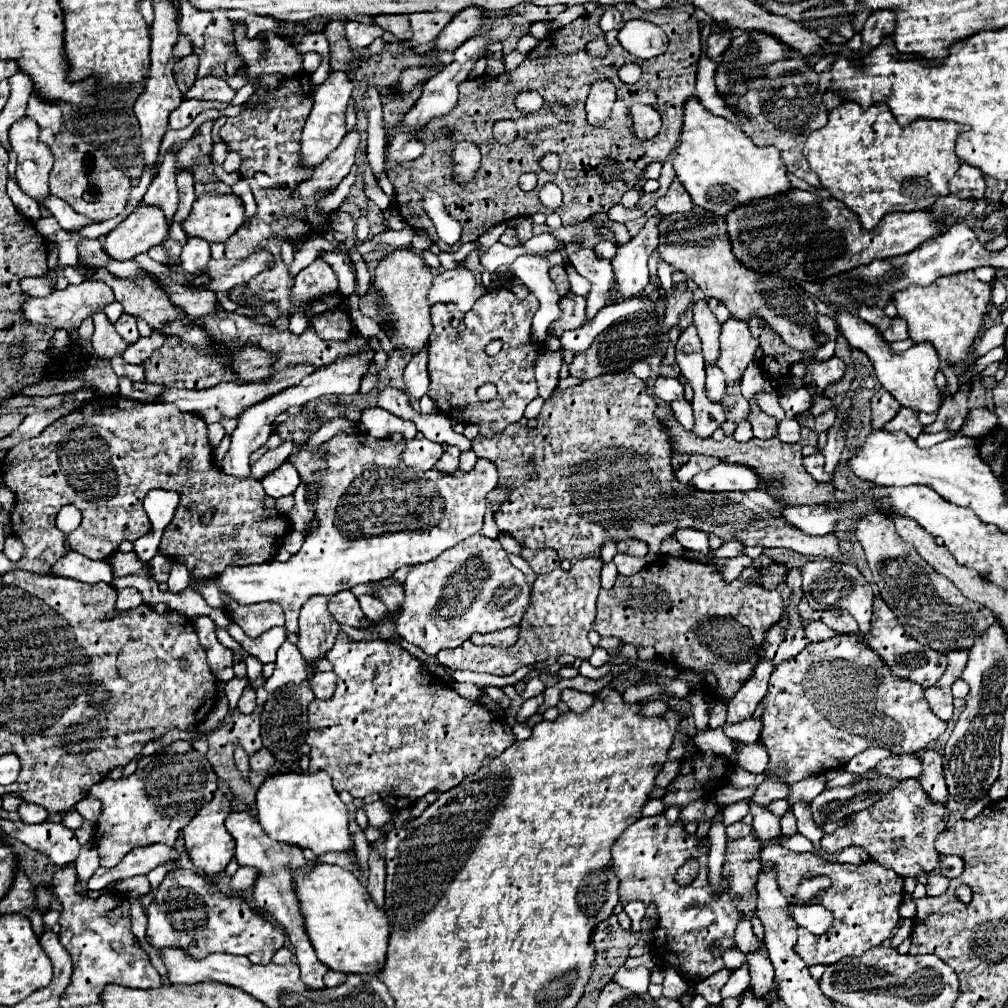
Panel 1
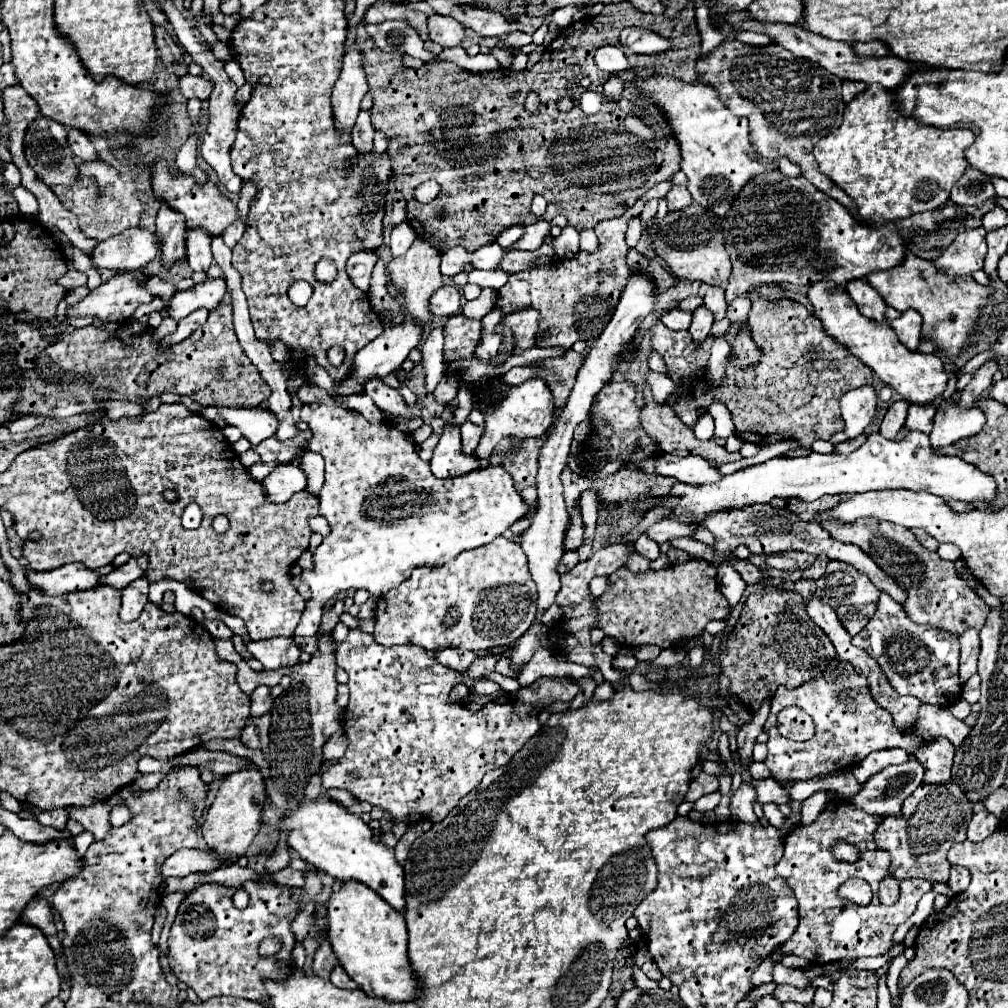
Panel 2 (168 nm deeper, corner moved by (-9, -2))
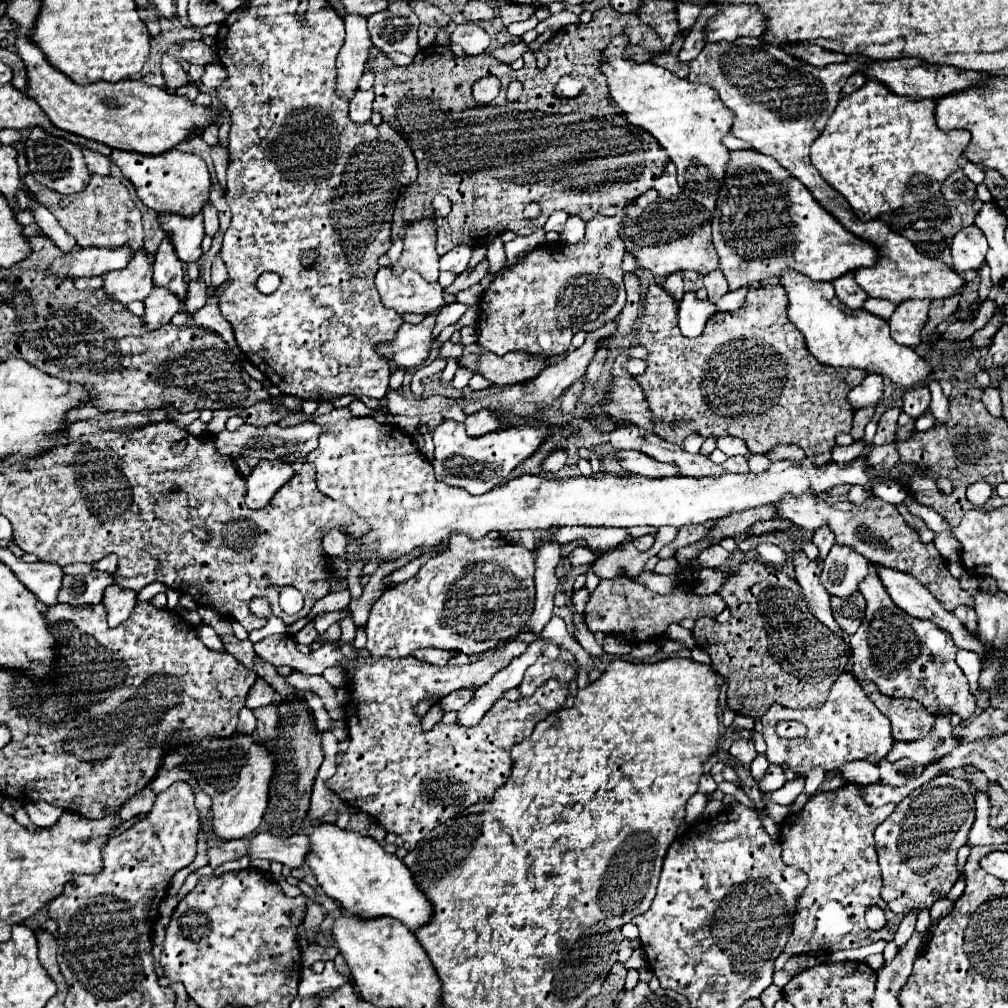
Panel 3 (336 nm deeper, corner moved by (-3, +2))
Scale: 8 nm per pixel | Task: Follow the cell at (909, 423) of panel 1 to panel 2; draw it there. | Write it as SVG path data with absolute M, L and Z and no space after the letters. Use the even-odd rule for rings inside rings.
M911 404L909 406L909 414L907 414L907 422L905 426L909 430L921 430L921 432L931 432L933 428L933 418L935 418L935 406L919 406L919 404Z

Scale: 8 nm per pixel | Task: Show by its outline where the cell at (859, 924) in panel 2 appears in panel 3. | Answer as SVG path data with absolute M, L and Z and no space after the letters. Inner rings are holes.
M845 782L843 788L835 792L823 792L815 794L807 800L801 812L789 814L783 824L781 824L781 846L783 846L783 862L787 866L797 866L809 876L807 888L801 892L797 898L797 910L795 910L795 922L793 922L793 932L789 936L789 942L781 956L775 960L775 972L783 968L789 956L799 956L799 954L831 954L835 950L843 948L859 948L865 944L871 944L875 940L893 940L893 934L899 928L899 922L903 920L901 914L893 914L887 906L881 906L887 914L887 924L879 930L873 932L865 926L863 914L871 904L879 904L879 888L881 888L881 870L877 864L877 850L873 842L873 830L877 824L881 824L895 804L885 804L881 808L871 808L869 804L863 802L859 796L857 784Z

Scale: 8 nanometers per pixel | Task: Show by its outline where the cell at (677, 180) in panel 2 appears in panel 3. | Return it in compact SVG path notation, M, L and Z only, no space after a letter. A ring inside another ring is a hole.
M669 164L663 172L663 176L653 184L653 188L659 192L661 198L677 198L681 194L681 188L677 184L677 176L673 170L673 164Z

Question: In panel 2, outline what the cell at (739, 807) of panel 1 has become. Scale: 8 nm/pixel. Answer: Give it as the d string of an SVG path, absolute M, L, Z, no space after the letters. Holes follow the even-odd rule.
M755 780L755 790L757 790L757 800L761 804L767 804L767 802L773 802L773 804L791 804L789 802L789 794L773 780Z

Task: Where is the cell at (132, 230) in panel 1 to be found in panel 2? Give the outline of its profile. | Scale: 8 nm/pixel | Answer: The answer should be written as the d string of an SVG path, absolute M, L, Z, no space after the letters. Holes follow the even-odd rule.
M145 228L125 230L119 238L103 240L91 252L93 268L131 272L149 264L159 252L157 236Z

